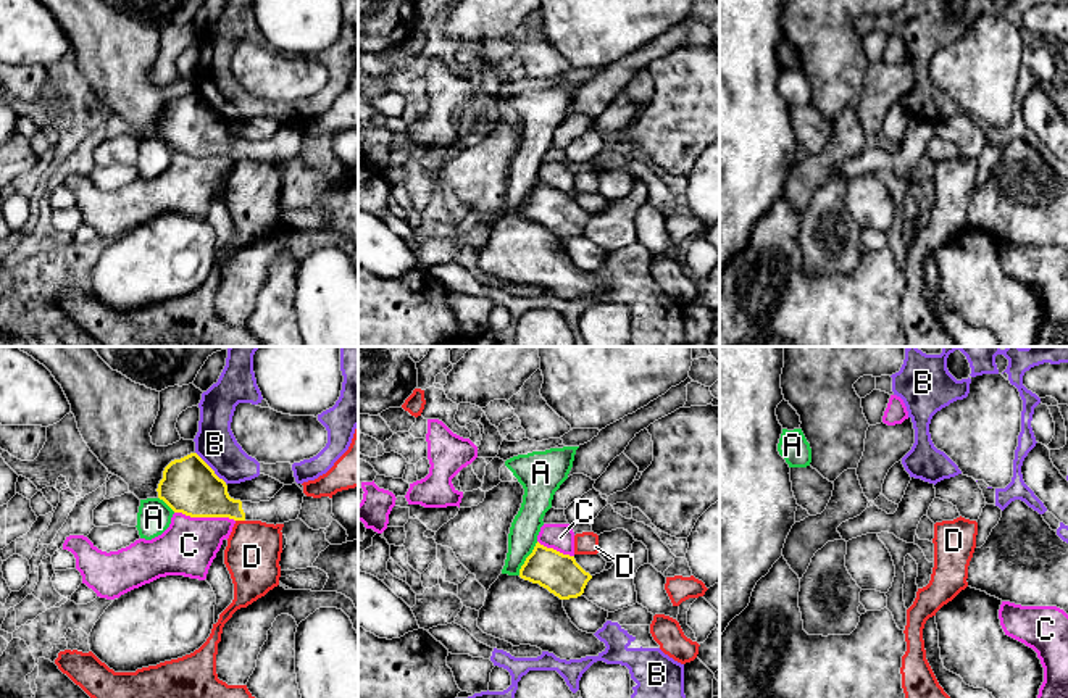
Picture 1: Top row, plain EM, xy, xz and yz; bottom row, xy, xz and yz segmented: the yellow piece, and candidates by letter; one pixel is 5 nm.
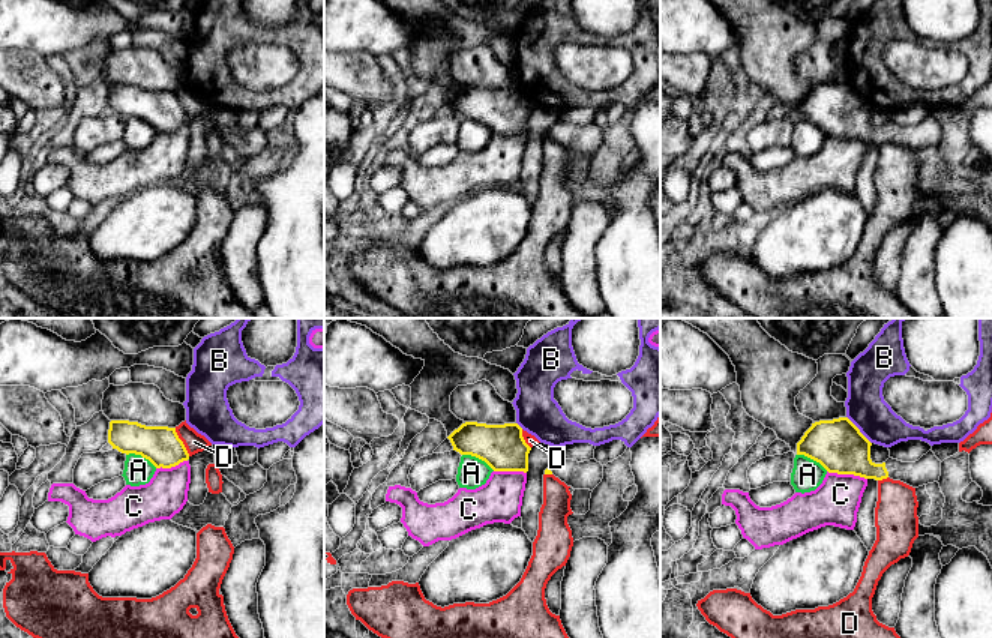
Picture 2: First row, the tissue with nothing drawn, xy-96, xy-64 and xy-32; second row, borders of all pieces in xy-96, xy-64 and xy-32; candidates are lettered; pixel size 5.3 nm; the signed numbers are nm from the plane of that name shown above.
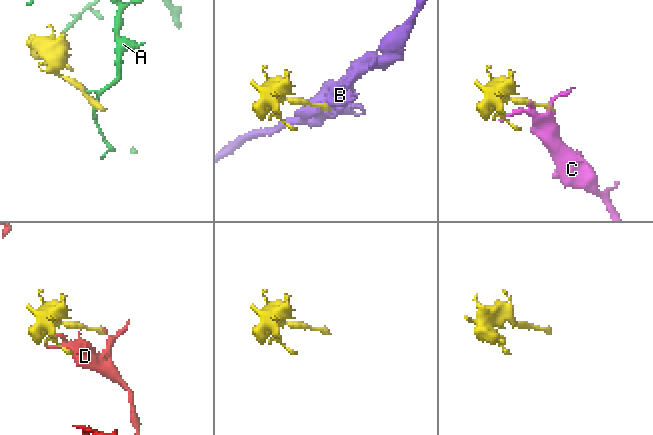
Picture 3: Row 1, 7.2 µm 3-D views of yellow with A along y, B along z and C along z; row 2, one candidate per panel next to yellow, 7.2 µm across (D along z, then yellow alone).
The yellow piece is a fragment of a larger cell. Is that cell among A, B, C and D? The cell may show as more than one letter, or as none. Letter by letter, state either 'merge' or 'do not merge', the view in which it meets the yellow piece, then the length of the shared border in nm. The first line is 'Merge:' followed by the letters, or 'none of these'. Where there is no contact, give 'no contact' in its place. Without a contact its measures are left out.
Merge: none of these
A: do not merge; meets yellow in xz; contact 190 nm long
B: do not merge; meets yellow in xy; contact 220 nm long
C: do not merge; meets yellow in xy; contact 300 nm long
D: do not merge; meets yellow in xy; contact 50 nm long

